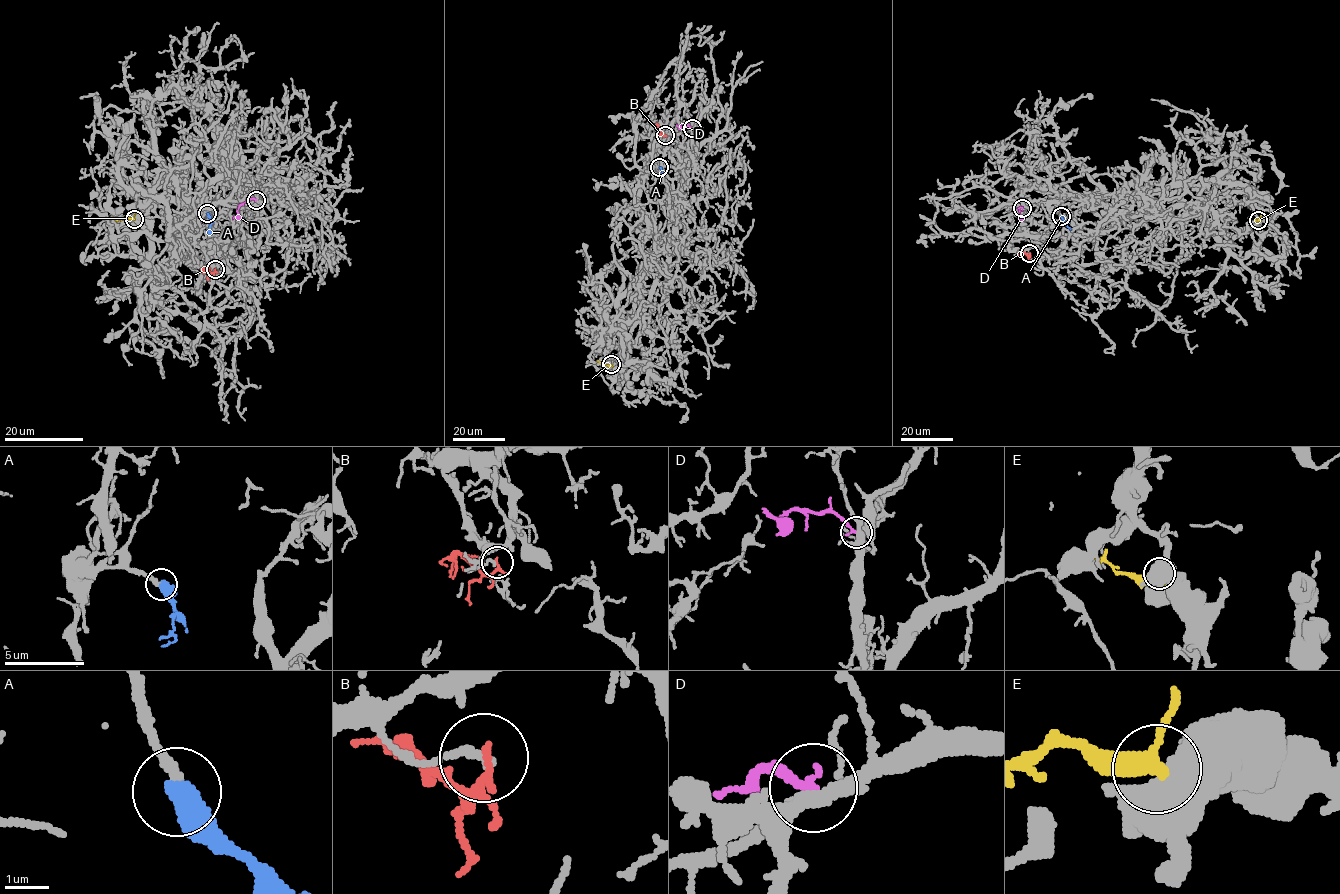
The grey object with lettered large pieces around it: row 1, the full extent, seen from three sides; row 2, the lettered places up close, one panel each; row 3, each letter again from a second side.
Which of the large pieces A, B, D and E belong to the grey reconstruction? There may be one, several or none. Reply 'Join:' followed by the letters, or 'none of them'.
Join: A

